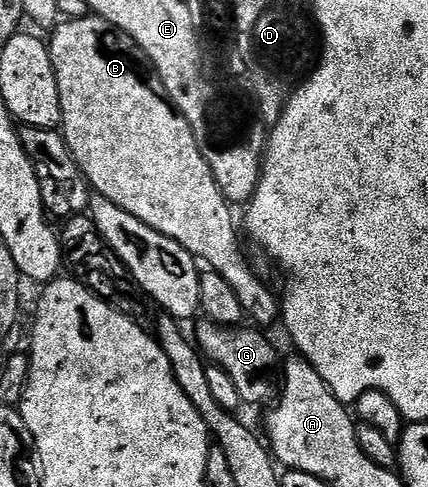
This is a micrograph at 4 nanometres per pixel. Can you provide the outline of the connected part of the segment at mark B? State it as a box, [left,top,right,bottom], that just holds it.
[49,16,281,328]

